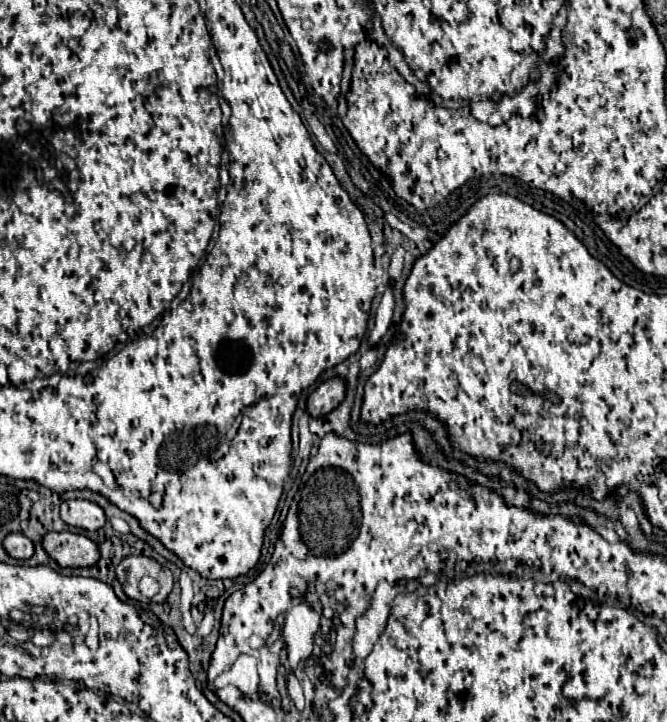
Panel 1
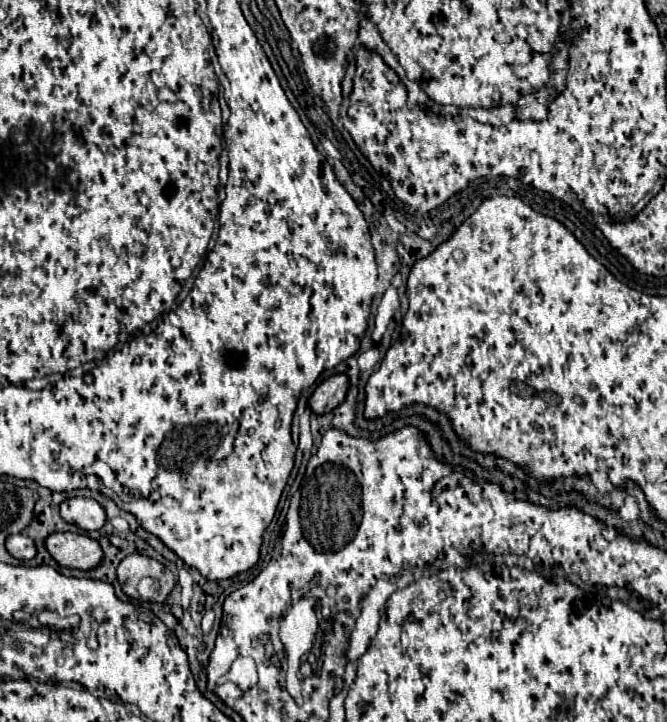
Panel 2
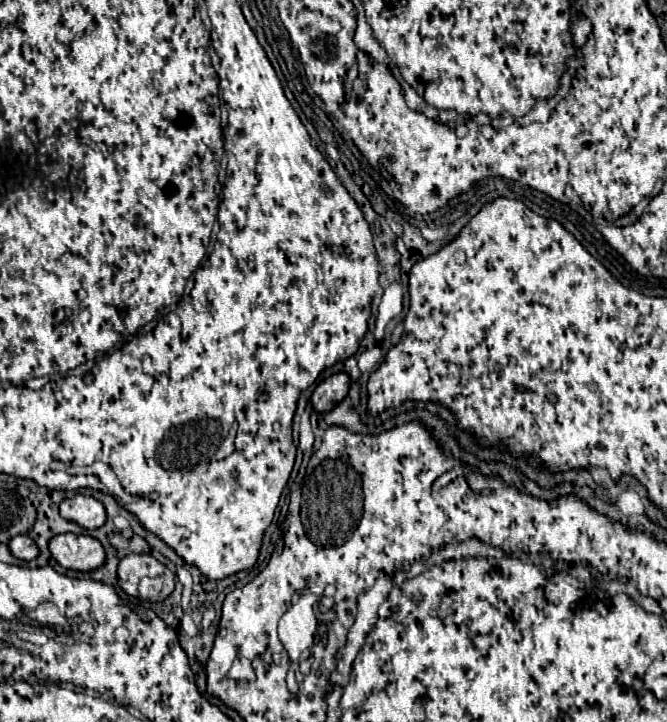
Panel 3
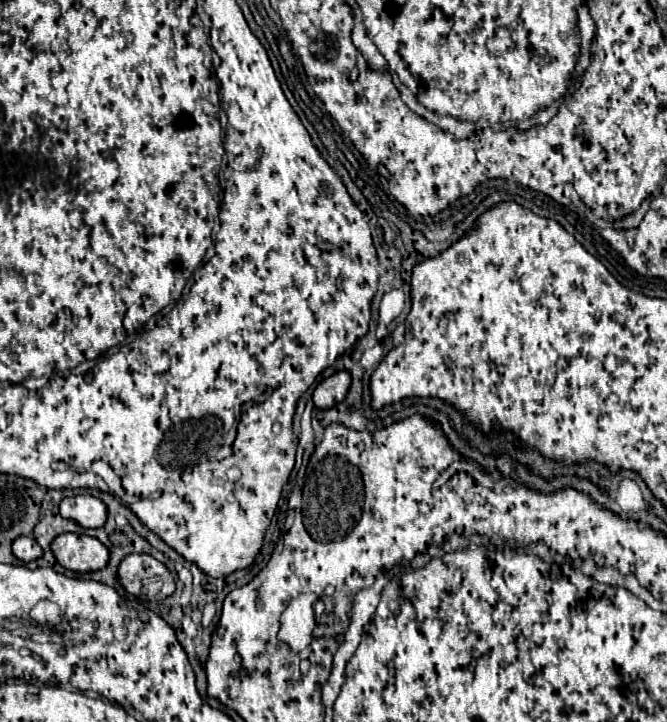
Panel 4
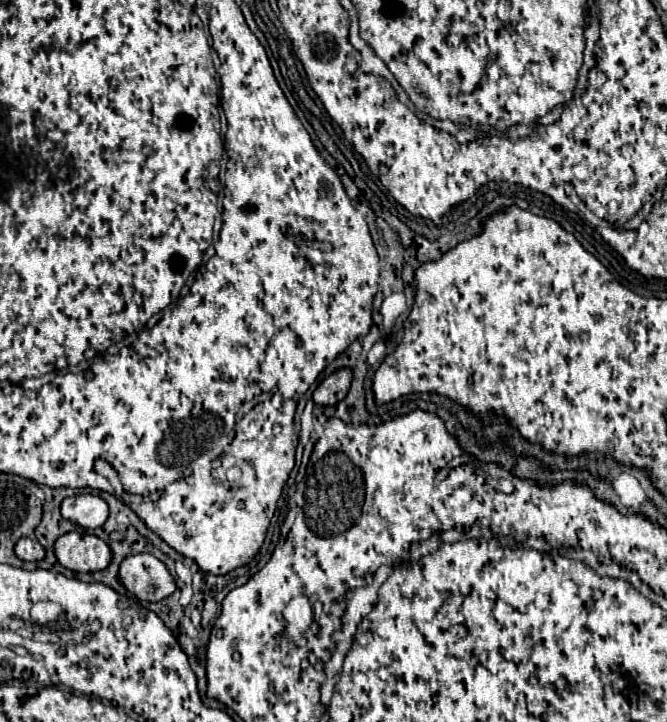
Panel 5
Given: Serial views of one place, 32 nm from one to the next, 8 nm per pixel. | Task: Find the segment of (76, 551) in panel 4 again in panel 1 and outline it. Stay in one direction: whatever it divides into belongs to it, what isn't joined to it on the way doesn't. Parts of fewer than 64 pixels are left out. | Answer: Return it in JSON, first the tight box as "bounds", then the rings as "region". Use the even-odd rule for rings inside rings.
{"bounds":[44,532,100,568],"region":[[[48,532],[44,550],[60,564],[70,568],[90,568],[100,560],[100,548],[94,540],[72,532]]]}

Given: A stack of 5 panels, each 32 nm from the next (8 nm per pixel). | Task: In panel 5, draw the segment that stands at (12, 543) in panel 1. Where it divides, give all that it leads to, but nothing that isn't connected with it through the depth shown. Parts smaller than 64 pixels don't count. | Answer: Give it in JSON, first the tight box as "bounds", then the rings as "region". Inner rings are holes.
{"bounds":[16,538,46,562],"region":[[[24,538],[24,540],[18,540],[18,544],[16,544],[16,556],[26,562],[38,562],[46,556],[46,550],[42,548],[42,544],[38,540]]]}

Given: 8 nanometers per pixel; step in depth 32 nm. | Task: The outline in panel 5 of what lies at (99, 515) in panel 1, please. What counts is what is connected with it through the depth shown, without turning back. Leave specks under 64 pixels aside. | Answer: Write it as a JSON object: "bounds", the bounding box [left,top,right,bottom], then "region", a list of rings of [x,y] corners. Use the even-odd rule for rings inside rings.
{"bounds":[62,494,108,528],"region":[[[80,494],[62,500],[62,516],[82,528],[100,528],[108,518],[108,504],[100,496]]]}

